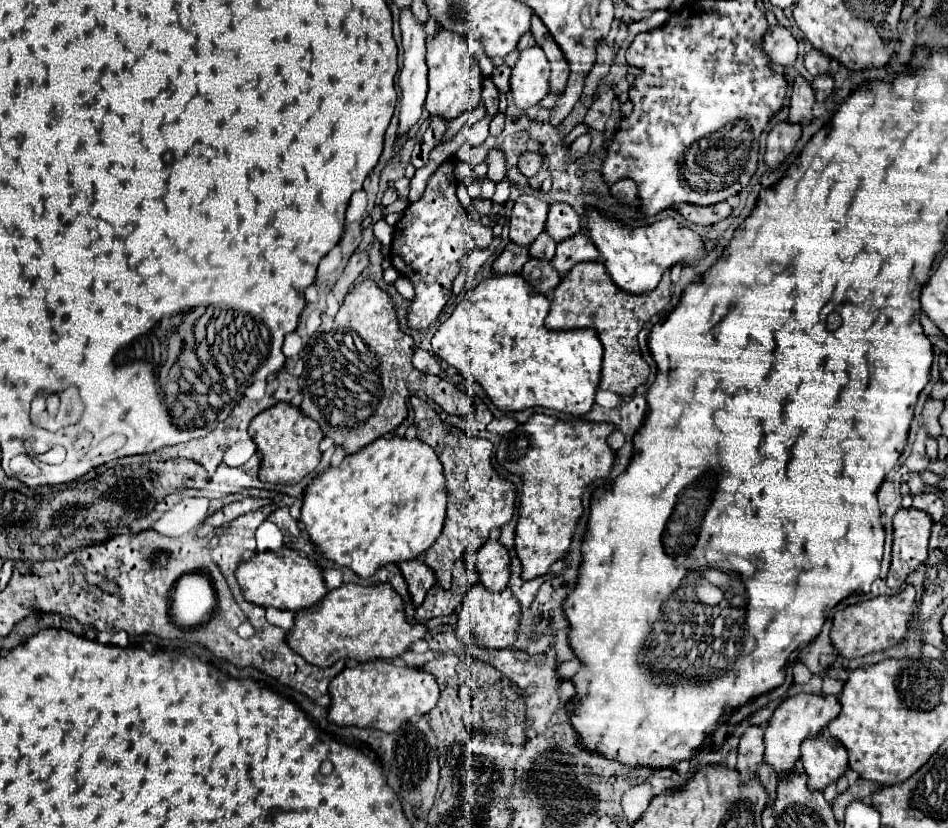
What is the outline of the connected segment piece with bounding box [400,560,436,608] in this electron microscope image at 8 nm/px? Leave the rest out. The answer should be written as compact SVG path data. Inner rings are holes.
M406 560L406 564L400 564L400 572L408 584L412 604L418 608L422 604L426 592L436 584L436 578L422 560Z

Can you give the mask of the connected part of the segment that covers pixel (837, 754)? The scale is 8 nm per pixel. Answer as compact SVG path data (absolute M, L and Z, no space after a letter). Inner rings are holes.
M822 732L816 738L802 742L802 766L808 776L808 788L824 790L828 784L832 784L834 780L844 776L846 766L848 766L848 752L846 752L846 748L842 748L842 744L838 740L832 740L826 732Z

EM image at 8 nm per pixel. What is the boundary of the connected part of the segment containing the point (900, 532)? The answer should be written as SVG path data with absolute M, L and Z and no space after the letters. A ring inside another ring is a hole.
M900 508L894 516L892 566L886 578L888 588L900 588L910 572L928 558L928 538L932 530L930 514L916 508Z

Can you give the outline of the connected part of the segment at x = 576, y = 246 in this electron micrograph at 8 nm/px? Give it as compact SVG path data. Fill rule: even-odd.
M578 232L576 236L558 244L552 266L554 270L558 270L560 276L564 276L566 272L570 272L570 268L574 268L574 264L596 262L596 260L600 260L598 248L594 248L594 242L590 240L590 236L586 236L584 232Z

